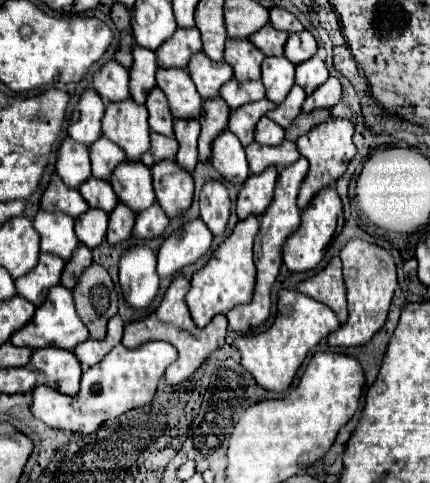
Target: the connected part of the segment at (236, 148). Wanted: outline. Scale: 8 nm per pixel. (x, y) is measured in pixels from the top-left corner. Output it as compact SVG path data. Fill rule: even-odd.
M222 132L212 146L212 166L228 180L228 182L246 182L250 176L248 162L240 140L232 132Z

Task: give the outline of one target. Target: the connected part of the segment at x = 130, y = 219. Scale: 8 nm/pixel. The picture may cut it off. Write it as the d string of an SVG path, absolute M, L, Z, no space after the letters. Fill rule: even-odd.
M118 204L114 208L114 212L110 214L110 222L108 222L108 244L110 246L116 246L124 240L128 240L132 236L132 228L134 228L134 220L136 220L136 214L124 206L124 204Z

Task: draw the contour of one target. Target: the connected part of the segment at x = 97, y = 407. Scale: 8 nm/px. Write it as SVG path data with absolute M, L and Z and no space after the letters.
M146 342L134 350L118 344L102 362L88 368L82 374L82 390L76 396L60 394L58 390L38 386L34 388L32 414L50 428L70 430L80 434L94 434L106 420L114 420L120 414L140 408L152 402L156 386L166 368L176 360L176 348L166 342Z

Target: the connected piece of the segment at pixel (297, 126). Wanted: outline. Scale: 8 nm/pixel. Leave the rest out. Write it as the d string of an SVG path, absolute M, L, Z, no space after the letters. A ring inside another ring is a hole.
M316 110L316 112L310 112L310 114L300 112L298 120L294 120L290 124L290 128L286 128L286 140L296 142L300 136L308 134L316 124L324 124L328 120L330 120L330 112L328 110Z

